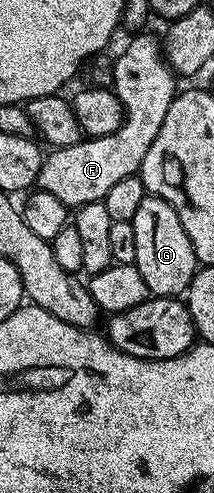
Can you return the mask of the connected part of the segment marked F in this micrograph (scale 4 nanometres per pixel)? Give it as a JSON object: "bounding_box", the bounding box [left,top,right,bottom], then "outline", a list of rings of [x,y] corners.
{"bounding_box":[37,34,180,209],"outline":[[[135,34],[131,38],[134,40],[119,53],[118,59],[116,55],[112,63],[112,90],[122,102],[124,116],[120,129],[99,139],[83,138],[81,143],[71,147],[53,148],[42,160],[37,186],[52,193],[52,197],[57,197],[59,201],[64,201],[67,209],[103,202],[112,185],[141,172],[144,157],[148,149],[152,149],[152,141],[156,141],[160,125],[164,125],[168,105],[172,105],[174,96],[180,90],[179,80],[166,63],[163,44],[146,34]]]}

